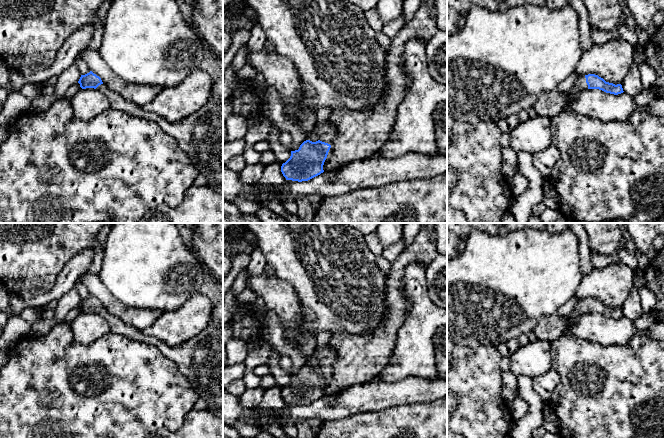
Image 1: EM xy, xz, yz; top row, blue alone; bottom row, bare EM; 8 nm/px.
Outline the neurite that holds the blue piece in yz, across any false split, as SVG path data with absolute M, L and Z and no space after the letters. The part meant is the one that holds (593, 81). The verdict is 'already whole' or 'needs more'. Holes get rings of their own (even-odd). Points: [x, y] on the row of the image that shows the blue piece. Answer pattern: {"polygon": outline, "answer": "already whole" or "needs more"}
{"polygon": "M588 74L578 77L572 88L568 91L568 94L570 97L572 97L581 91L588 89L599 89L614 95L618 95L624 92L621 84L615 85L613 83L606 82L598 75Z", "answer": "needs more"}

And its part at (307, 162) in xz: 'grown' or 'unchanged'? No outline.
grown

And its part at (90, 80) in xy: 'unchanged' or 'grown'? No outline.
grown

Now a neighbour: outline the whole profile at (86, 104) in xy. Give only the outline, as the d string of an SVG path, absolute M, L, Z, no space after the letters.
M94 88L80 89L70 99L76 119L88 121L110 108L107 97Z

